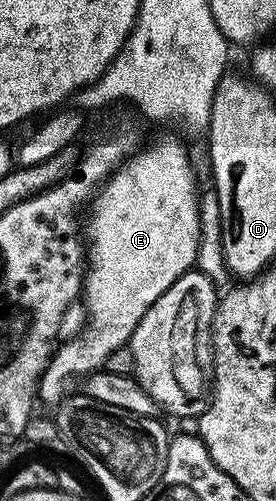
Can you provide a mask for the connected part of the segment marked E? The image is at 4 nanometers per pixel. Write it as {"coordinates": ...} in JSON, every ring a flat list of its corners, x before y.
{"coordinates":[[161,138,158,142,153,142,149,147,138,149,133,157,126,162,121,163,116,170,110,174,100,190,97,191,92,203,91,209,88,211,89,223,84,223,83,238,87,243,87,269,83,279,83,303,89,309,89,330,85,331,81,339,74,344,70,350,64,348,58,349,54,353,53,358,49,362,49,366,45,370,45,375,41,377,40,397,45,398,54,404,60,403,66,397,69,385,73,382,76,374,89,376,94,372,100,371,112,359,113,354,119,352,129,342,129,339,137,333,137,325,143,320,143,316,153,307,155,300,159,300,159,296,163,296,163,292,167,292,167,288,171,288,171,284,175,284,175,280,179,280,179,276,183,276,188,270,194,269,197,261,197,245,199,244,199,208,197,207,197,195,199,193,199,181,197,182,197,174,193,171,193,166,189,163,189,150,177,138]]}

